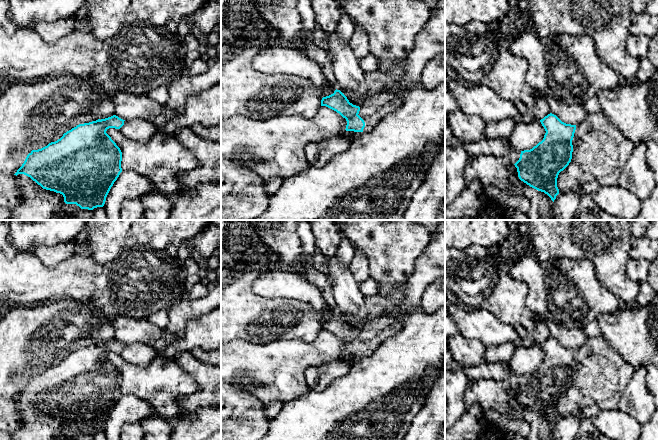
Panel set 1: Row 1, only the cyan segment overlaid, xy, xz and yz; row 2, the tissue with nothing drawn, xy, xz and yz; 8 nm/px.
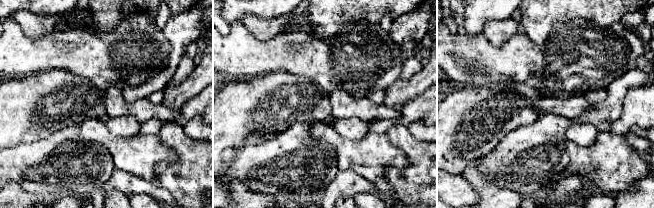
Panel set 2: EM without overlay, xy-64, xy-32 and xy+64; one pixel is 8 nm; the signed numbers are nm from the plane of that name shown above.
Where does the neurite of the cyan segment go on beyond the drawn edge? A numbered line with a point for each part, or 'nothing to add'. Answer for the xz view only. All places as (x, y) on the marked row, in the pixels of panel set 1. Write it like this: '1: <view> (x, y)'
1: xz (373, 109)

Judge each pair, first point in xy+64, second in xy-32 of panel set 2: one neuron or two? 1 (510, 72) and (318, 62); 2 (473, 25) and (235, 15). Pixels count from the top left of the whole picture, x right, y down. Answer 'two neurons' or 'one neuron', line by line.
1: one neuron
2: one neuron

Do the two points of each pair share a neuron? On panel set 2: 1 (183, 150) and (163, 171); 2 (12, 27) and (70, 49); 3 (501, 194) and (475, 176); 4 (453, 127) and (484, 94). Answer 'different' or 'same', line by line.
1: same
2: same
3: same
4: same

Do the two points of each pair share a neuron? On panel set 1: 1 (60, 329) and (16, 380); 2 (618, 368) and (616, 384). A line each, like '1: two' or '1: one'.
1: one
2: one

